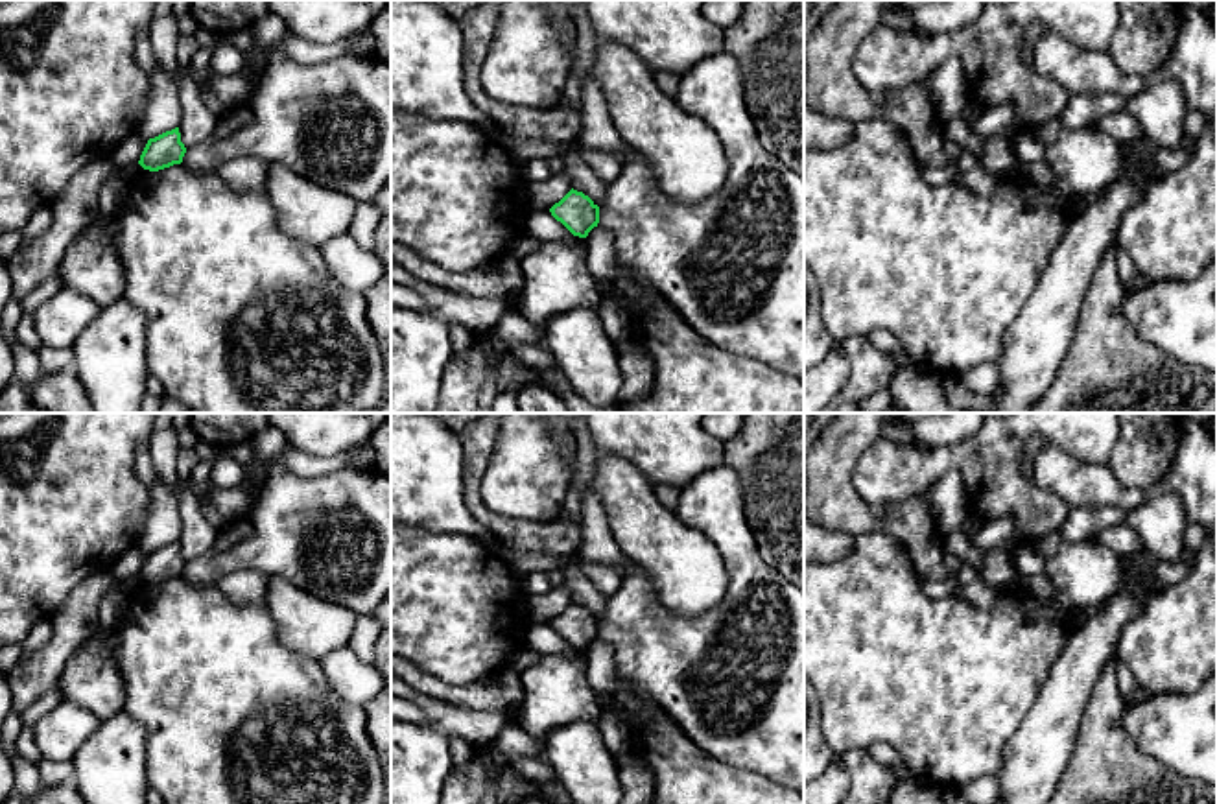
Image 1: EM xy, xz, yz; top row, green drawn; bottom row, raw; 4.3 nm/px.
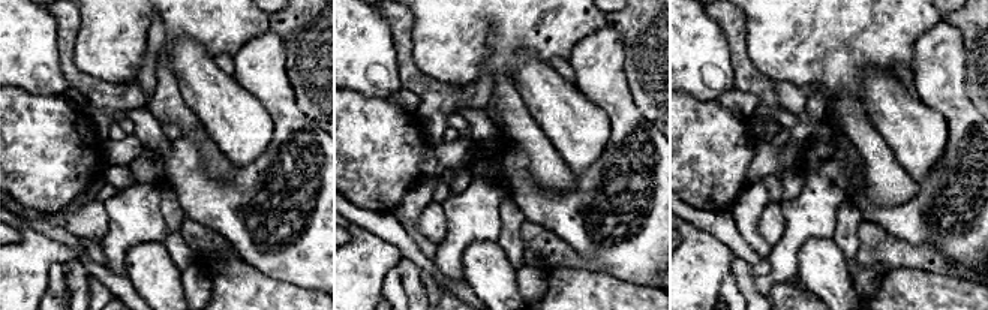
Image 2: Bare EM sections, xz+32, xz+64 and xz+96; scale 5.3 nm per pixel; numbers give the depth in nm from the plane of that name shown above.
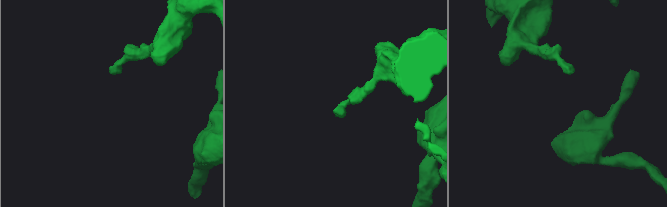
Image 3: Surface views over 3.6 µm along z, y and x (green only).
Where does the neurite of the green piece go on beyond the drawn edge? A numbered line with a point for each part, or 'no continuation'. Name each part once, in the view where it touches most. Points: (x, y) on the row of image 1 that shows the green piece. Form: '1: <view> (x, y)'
no continuation

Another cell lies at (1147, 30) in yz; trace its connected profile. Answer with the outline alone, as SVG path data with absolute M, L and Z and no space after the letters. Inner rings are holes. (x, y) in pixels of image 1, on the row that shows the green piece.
M1119 0L1121 20L1108 53L1128 74L1154 74L1178 35L1178 0Z

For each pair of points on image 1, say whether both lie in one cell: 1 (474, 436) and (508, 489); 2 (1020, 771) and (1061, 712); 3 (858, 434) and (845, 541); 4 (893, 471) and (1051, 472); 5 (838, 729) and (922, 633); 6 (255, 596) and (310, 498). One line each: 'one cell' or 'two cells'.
1: two cells
2: one cell
3: two cells
4: two cells
5: one cell
6: two cells

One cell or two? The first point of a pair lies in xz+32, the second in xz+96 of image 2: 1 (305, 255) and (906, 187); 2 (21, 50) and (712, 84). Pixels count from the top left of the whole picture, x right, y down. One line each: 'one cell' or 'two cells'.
1: two cells
2: one cell

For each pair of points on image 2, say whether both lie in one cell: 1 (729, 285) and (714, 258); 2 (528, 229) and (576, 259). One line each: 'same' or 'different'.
1: different
2: same

